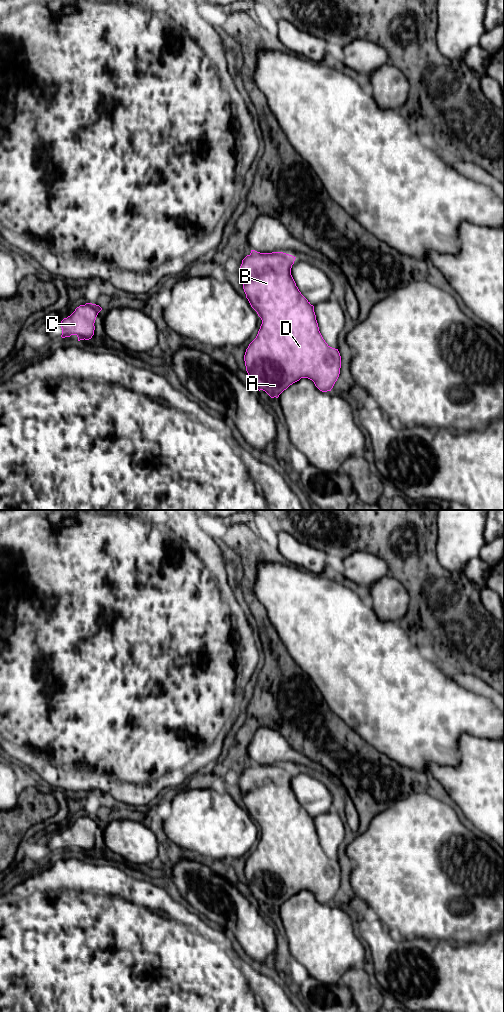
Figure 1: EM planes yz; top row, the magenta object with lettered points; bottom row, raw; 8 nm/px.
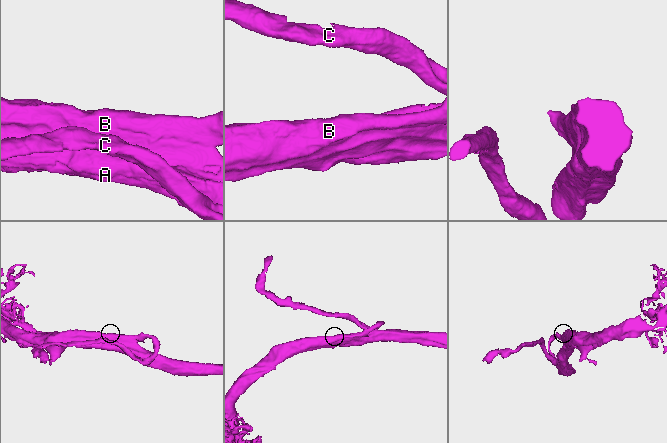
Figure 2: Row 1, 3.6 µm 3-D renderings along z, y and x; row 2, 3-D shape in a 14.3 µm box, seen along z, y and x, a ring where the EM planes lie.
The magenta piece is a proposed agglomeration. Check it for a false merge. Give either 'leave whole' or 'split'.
leave whole

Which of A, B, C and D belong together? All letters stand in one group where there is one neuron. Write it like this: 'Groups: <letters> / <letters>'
Groups: A B C D

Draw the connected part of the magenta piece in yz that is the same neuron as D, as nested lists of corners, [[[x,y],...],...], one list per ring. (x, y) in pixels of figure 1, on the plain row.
[[[251,762],[242,772],[239,783],[246,810],[262,832],[256,850],[249,856],[244,867],[246,883],[255,899],[259,903],[265,903],[271,910],[278,910],[284,902],[301,890],[312,892],[322,904],[331,903],[340,886],[340,865],[323,851],[314,818],[301,806],[291,787],[295,770],[283,764],[260,765]]]

